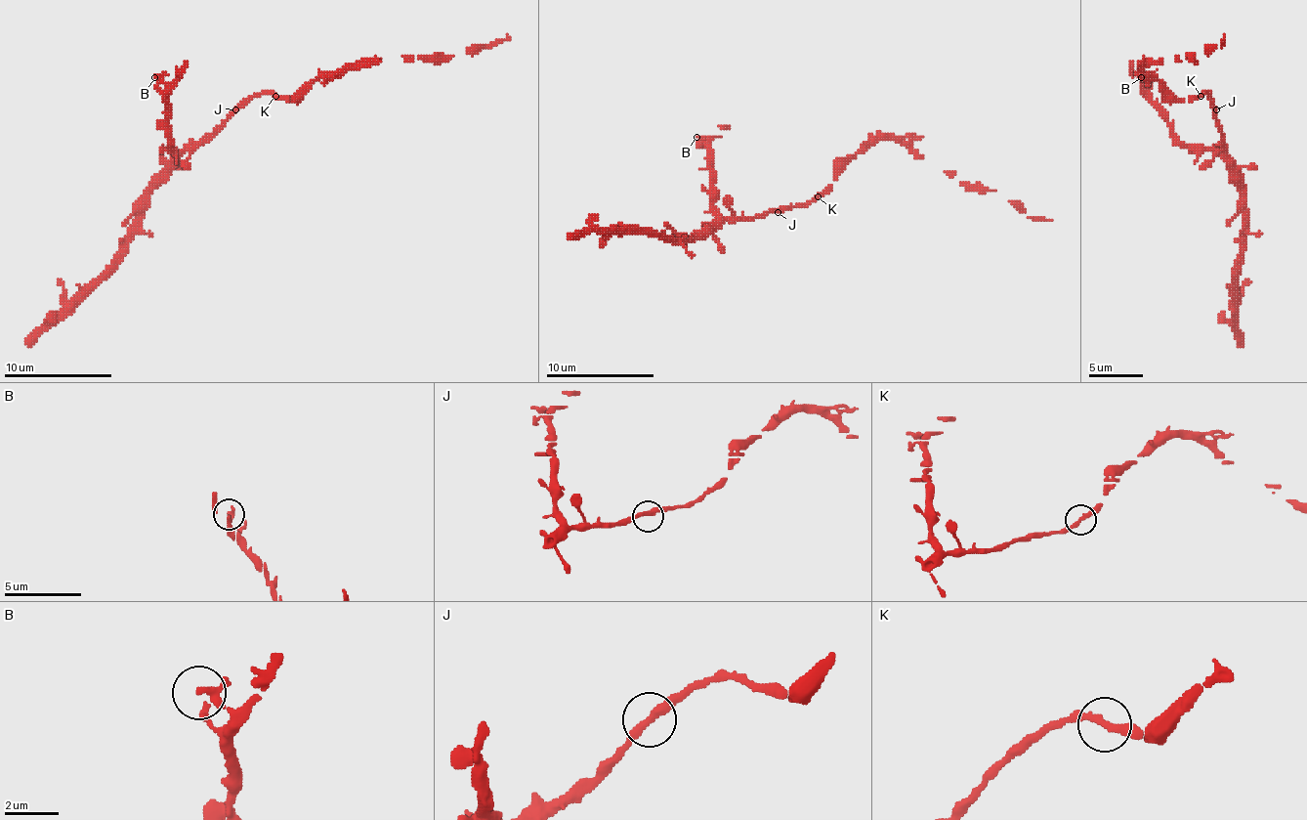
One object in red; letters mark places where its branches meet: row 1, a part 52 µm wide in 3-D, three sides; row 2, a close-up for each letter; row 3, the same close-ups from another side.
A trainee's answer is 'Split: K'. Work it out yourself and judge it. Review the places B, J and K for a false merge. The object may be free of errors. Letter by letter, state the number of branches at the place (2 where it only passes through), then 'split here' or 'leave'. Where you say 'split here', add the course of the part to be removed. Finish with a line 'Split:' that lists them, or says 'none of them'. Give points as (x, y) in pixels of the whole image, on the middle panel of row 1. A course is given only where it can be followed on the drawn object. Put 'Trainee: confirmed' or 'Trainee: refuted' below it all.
B: 2 | leave
J: 2 | leave
K: 2 | leave
Split: none of them
Trainee: refuted

